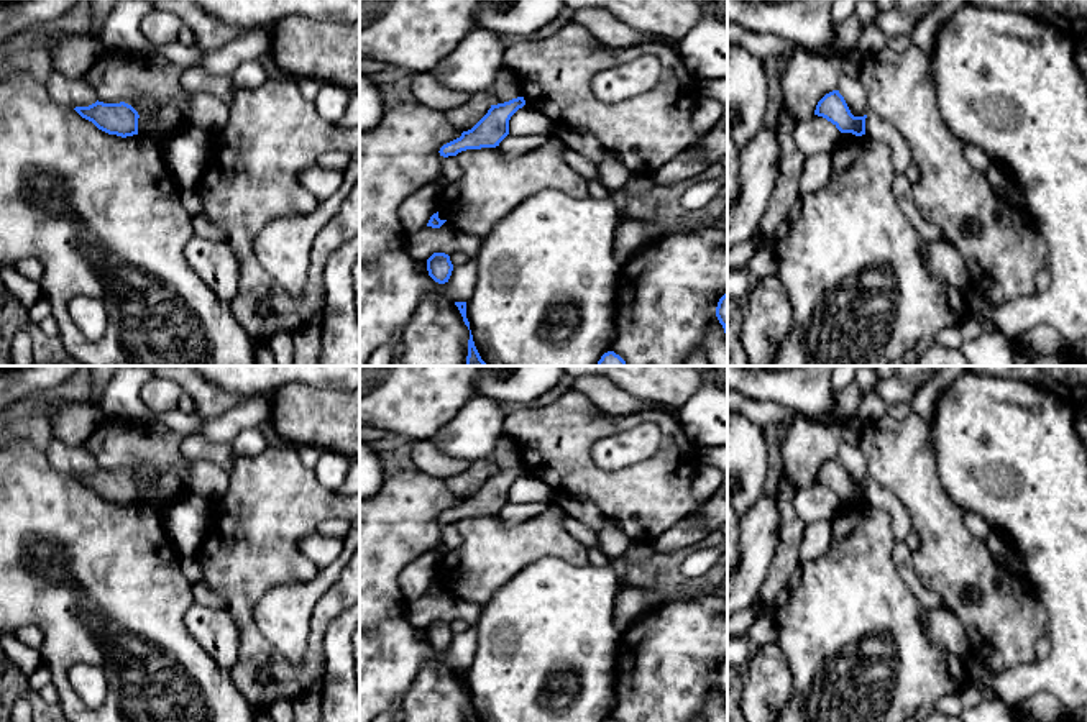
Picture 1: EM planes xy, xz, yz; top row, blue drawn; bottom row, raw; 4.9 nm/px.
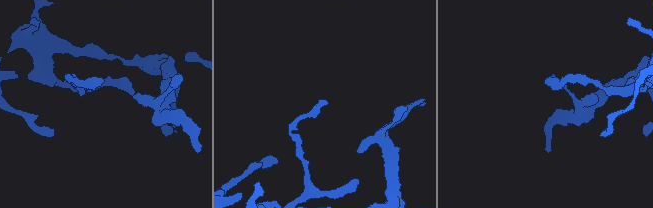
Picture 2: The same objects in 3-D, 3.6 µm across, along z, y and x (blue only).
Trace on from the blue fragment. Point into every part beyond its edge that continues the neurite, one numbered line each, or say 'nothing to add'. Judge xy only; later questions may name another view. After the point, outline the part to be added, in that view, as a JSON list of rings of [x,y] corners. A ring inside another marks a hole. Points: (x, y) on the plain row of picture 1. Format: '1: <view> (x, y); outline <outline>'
nothing to add

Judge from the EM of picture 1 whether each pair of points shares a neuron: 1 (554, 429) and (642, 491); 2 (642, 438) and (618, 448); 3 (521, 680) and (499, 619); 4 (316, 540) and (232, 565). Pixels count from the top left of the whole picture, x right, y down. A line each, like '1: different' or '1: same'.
1: same
2: same
3: same
4: different

